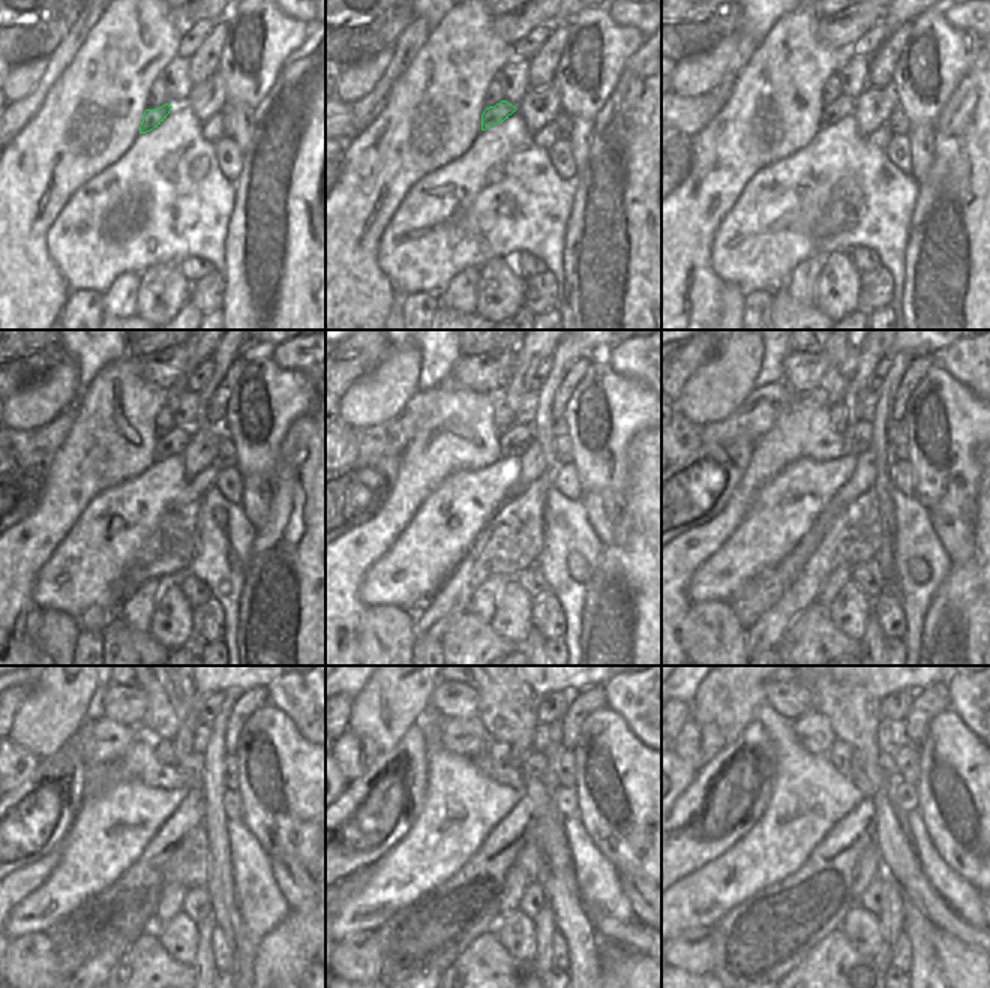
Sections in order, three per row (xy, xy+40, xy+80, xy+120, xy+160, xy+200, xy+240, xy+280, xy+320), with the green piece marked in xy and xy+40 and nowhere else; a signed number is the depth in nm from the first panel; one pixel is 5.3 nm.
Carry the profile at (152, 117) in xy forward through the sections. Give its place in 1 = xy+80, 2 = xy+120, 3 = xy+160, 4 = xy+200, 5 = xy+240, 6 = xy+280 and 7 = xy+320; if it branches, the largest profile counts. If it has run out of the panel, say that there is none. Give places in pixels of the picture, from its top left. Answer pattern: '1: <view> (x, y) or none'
1: xy+80 (843, 105)
2: xy+120 (173, 443)
3: xy+160 (516, 440)
4: xy+200 (857, 438)
5: xy+240 (191, 769)
6: xy+280 (534, 766)
7: xy+320 (884, 771)

